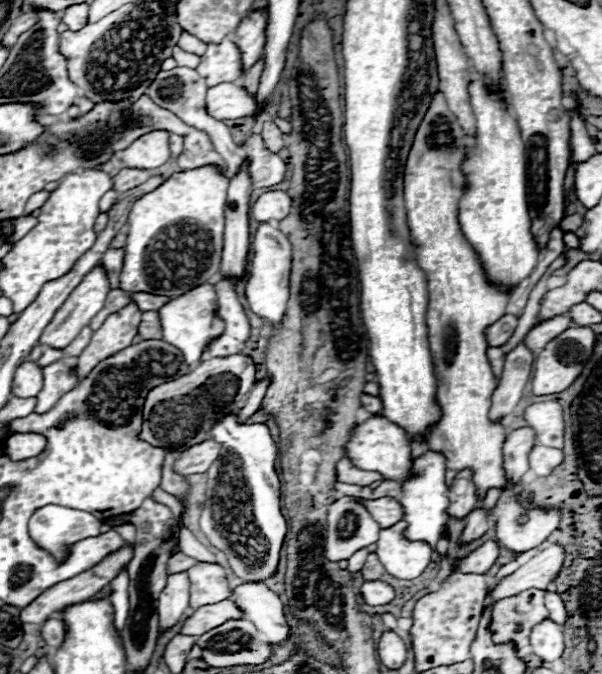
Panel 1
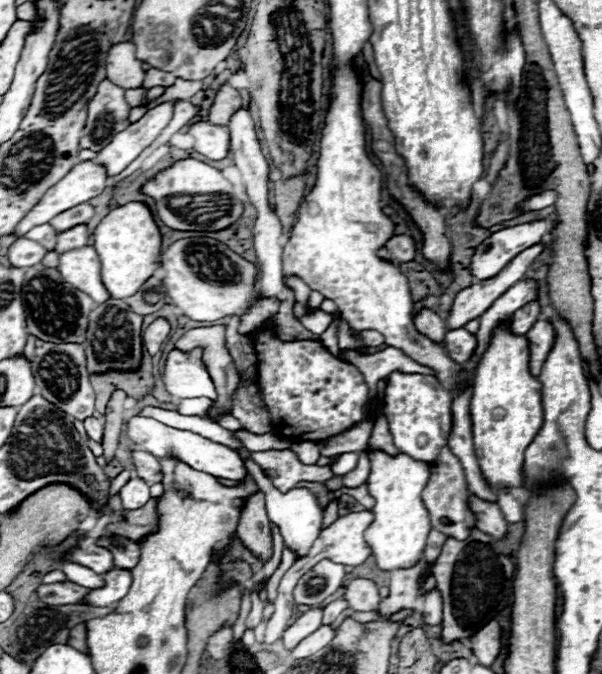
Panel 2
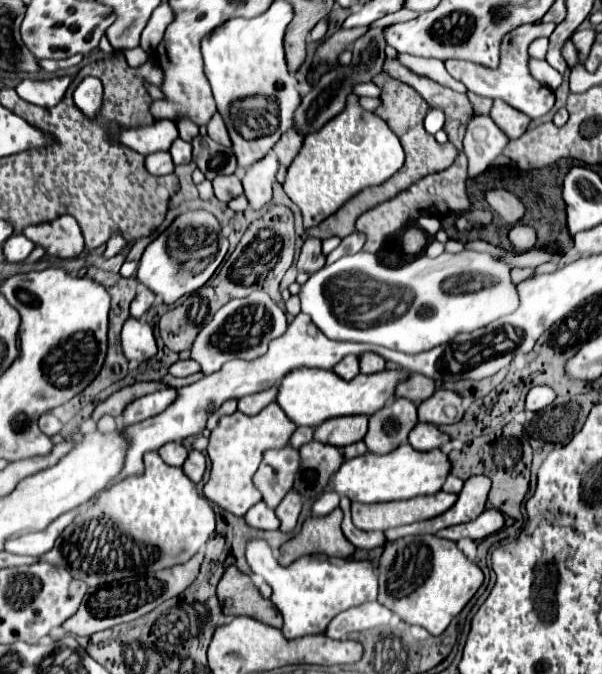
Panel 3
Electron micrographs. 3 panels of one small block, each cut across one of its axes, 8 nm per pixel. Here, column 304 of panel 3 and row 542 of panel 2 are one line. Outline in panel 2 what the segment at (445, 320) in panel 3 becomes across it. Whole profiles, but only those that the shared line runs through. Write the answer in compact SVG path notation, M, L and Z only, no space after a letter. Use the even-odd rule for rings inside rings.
M248 458L245 460L245 467L248 470L260 469L259 471L249 471L249 474L259 490L265 494L268 518L270 518L270 522L274 526L278 526L278 530L282 534L282 540L284 540L284 546L290 548L296 558L304 558L308 554L312 542L322 532L324 508L318 504L316 496L308 488L290 488L286 494L282 494L282 492L276 490L268 476L264 474L264 471L252 459Z

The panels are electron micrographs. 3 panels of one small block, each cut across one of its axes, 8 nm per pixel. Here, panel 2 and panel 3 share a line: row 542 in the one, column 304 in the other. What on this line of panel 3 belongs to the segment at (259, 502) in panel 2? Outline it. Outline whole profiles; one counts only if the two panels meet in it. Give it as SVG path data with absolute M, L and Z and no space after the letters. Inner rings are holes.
M308 238L302 246L302 252L300 252L300 258L298 258L298 270L302 272L308 272L308 274L314 274L316 270L320 270L322 266L326 264L326 258L320 250L320 240L316 238Z

